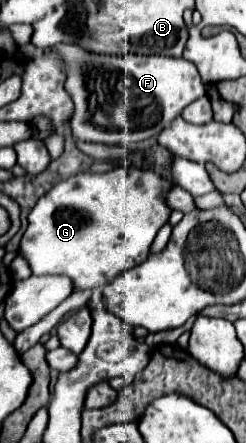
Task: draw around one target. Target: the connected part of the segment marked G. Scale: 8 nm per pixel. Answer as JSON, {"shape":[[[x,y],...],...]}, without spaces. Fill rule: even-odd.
{"shape":[[[119,166],[103,174],[79,172],[61,180],[37,200],[29,214],[29,226],[21,238],[19,252],[33,274],[63,274],[71,278],[73,290],[99,290],[117,278],[119,272],[135,268],[151,254],[151,244],[159,228],[167,224],[171,216],[171,208],[165,202],[165,192],[171,188],[173,184],[153,170],[135,166]]]}

